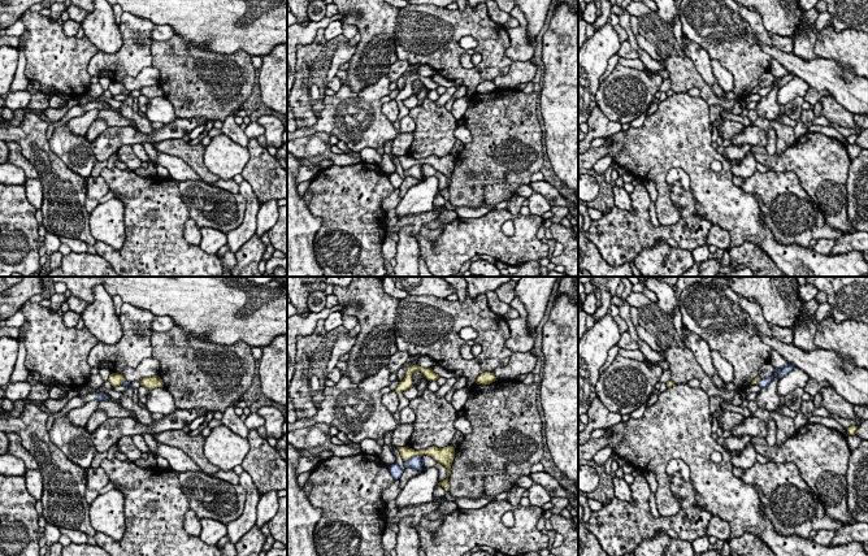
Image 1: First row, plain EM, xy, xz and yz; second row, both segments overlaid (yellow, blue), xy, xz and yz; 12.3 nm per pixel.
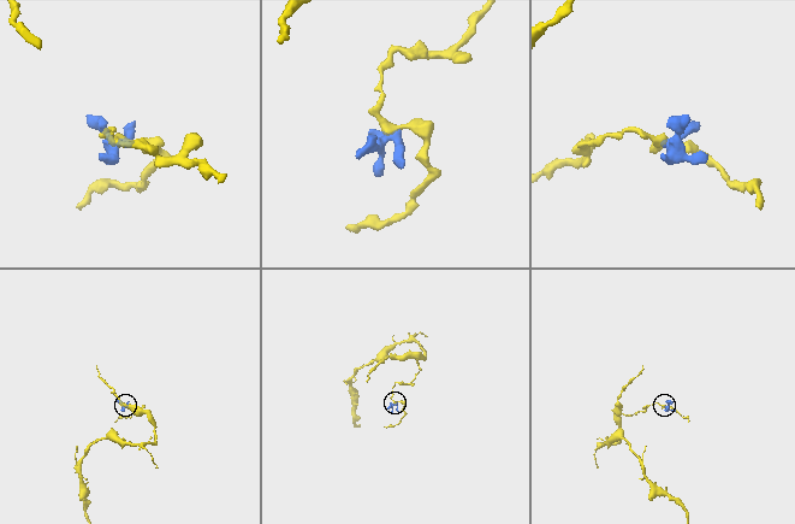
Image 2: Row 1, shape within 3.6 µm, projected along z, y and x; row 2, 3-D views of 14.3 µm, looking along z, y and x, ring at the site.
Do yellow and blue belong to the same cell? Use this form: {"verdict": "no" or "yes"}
{"verdict": "no"}

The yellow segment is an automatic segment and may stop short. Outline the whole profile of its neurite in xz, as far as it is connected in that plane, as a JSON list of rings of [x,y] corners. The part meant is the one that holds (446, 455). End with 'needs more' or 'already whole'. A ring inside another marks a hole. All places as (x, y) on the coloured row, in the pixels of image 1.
[[[407,446],[407,447],[398,447],[398,449],[400,452],[403,461],[408,461],[417,455],[420,456],[430,455],[435,461],[444,465],[447,468],[447,478],[439,482],[438,485],[442,486],[444,491],[450,491],[448,477],[451,474],[451,465],[455,459],[455,447],[447,446],[443,448],[438,448],[433,446],[433,447],[429,447],[428,449],[415,451]]] | already whole

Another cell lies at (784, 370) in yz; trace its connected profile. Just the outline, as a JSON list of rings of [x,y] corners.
[[[787,364],[786,366],[784,366],[784,368],[781,368],[781,369],[776,369],[776,372],[774,372],[774,374],[773,374],[772,377],[760,379],[760,381],[758,382],[758,385],[759,385],[761,388],[763,388],[763,387],[767,387],[776,375],[778,375],[778,377],[781,378],[781,377],[786,375],[786,374],[787,374],[791,369],[794,369],[794,368],[795,368],[794,365]]]

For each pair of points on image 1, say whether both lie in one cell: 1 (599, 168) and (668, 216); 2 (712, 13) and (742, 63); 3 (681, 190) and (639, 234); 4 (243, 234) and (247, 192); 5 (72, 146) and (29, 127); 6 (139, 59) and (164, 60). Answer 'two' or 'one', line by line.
1: two
2: one
3: one
4: one
5: two
6: two

